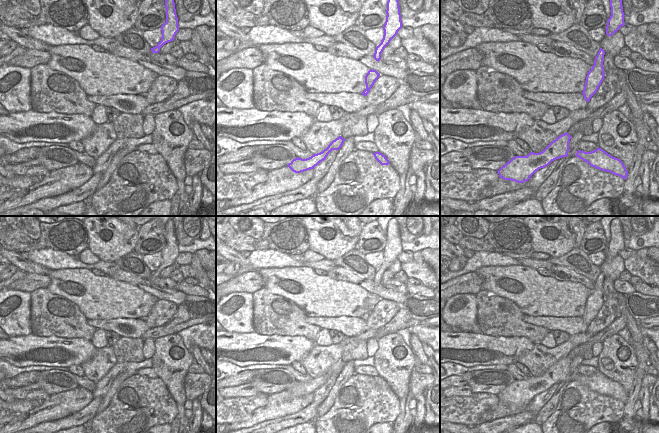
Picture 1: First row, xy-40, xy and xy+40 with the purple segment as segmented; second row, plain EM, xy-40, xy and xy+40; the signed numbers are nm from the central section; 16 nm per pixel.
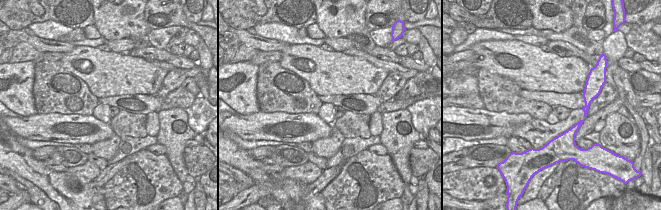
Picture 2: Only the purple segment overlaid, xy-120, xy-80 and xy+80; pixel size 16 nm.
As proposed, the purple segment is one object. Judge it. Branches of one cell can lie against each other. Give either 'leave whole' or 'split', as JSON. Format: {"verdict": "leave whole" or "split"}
{"verdict": "leave whole"}

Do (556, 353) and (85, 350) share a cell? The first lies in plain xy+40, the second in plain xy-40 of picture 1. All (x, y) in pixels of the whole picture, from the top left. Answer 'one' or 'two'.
two

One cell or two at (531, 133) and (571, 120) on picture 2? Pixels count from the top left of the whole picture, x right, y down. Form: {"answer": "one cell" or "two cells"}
{"answer": "one cell"}

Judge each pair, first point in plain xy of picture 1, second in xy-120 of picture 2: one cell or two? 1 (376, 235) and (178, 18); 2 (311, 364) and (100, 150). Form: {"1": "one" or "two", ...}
{"1": "one", "2": "one"}

